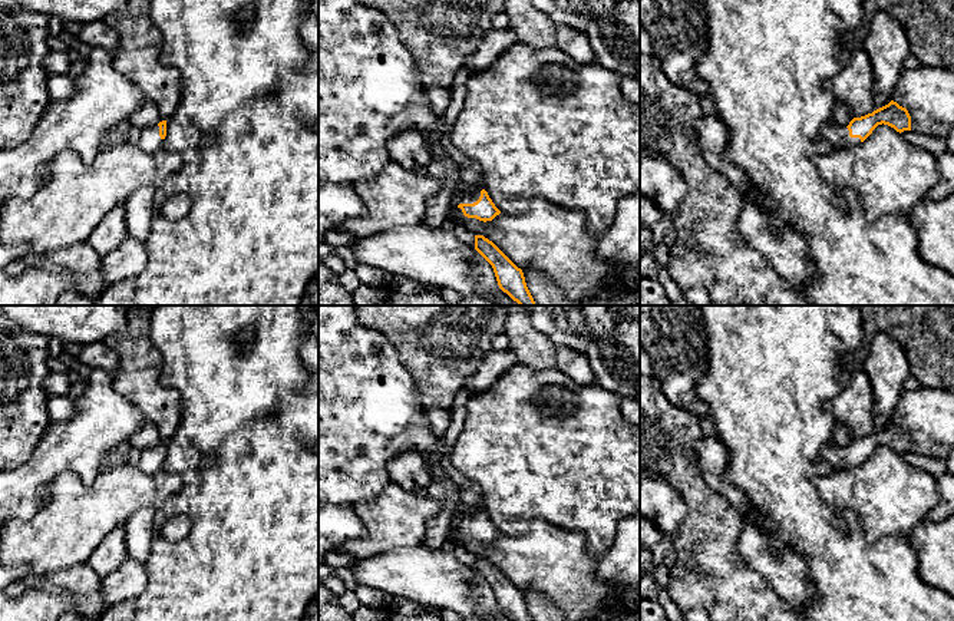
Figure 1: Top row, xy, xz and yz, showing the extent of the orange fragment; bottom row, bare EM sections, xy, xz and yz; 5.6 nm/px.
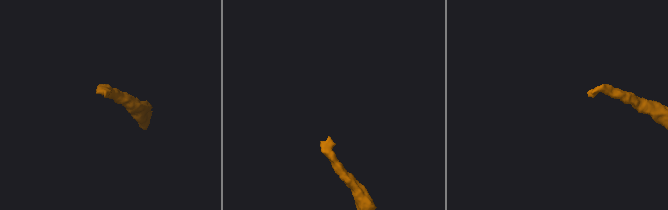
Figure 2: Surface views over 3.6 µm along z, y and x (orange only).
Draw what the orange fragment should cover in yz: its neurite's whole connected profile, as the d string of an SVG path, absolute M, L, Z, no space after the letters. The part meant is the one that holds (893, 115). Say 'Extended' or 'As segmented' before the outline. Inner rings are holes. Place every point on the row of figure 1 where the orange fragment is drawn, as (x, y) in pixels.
Extended. M891 100L888 105L861 118L854 118L848 126L831 125L822 129L822 138L836 151L864 142L878 125L888 125L897 132L911 131L908 110Z

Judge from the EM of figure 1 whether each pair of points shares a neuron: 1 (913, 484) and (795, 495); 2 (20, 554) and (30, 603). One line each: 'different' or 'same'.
1: different
2: different

